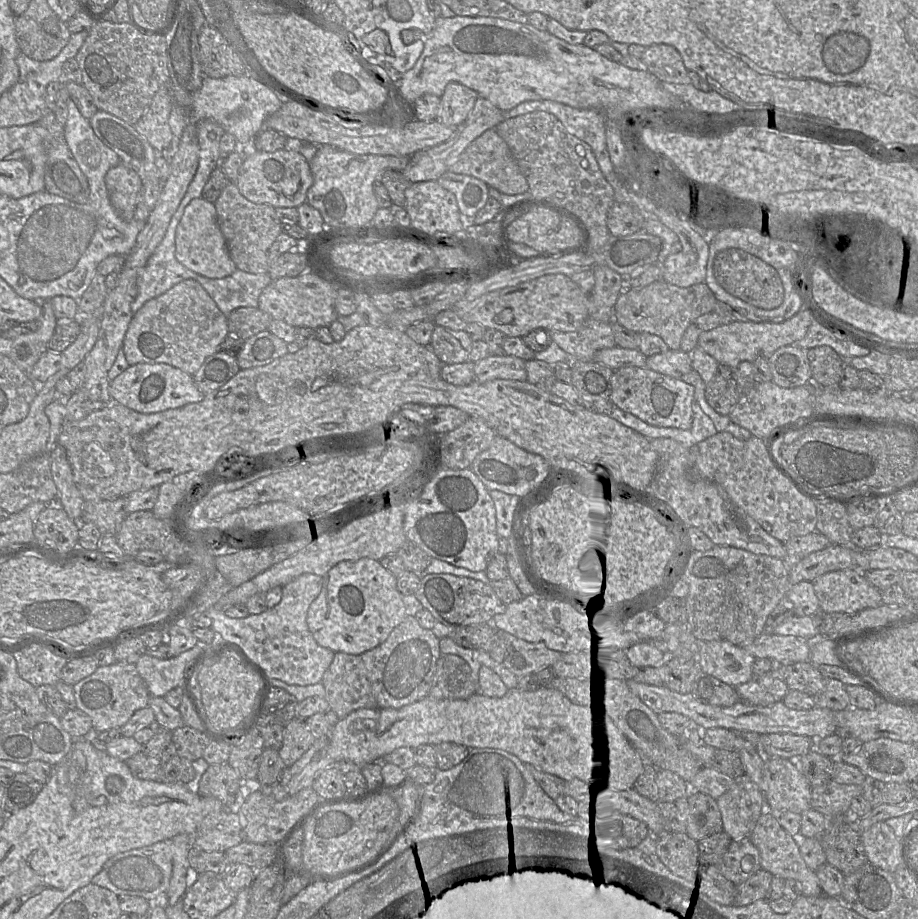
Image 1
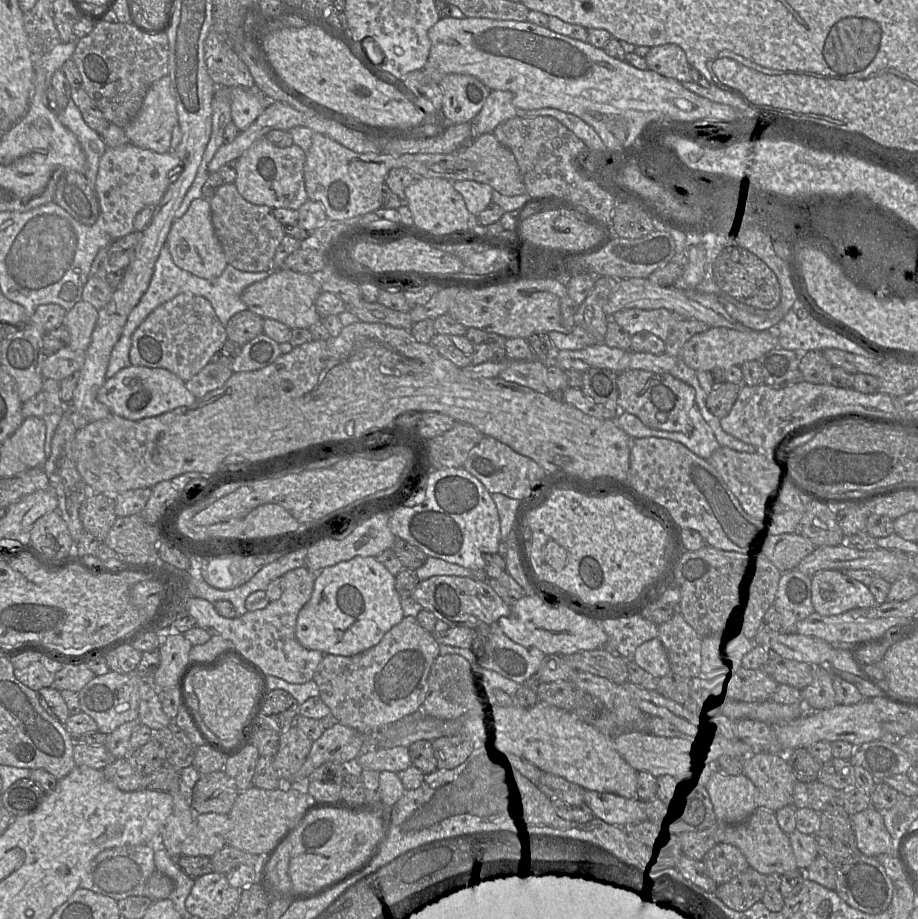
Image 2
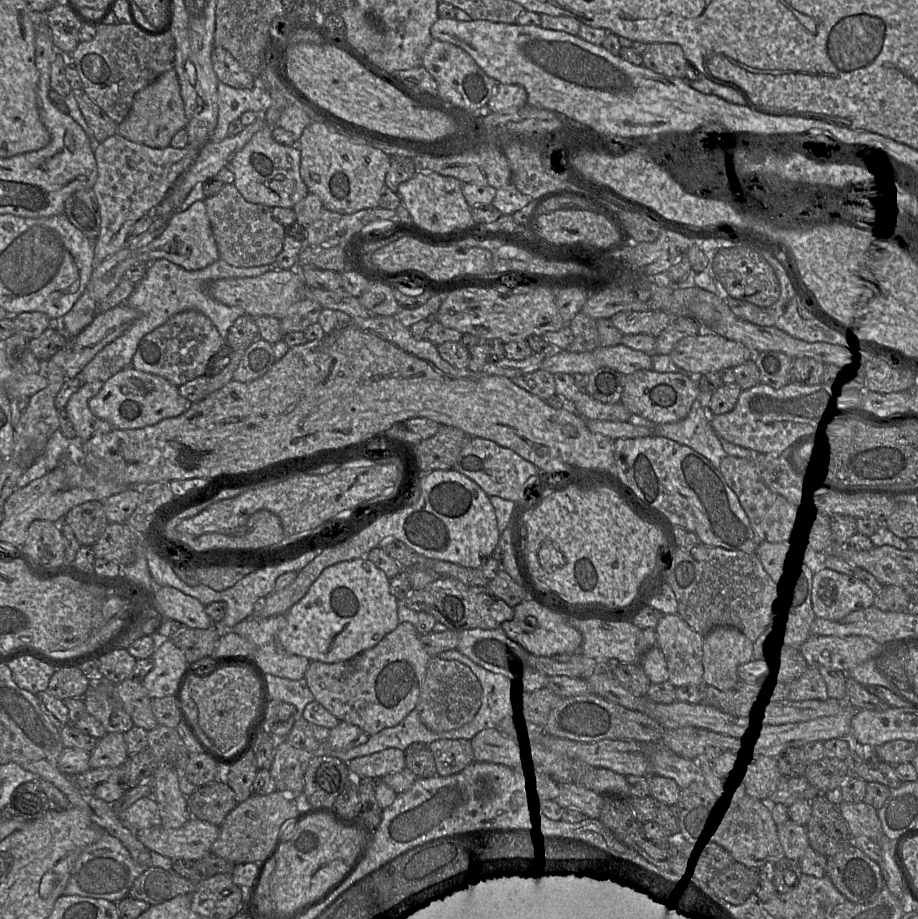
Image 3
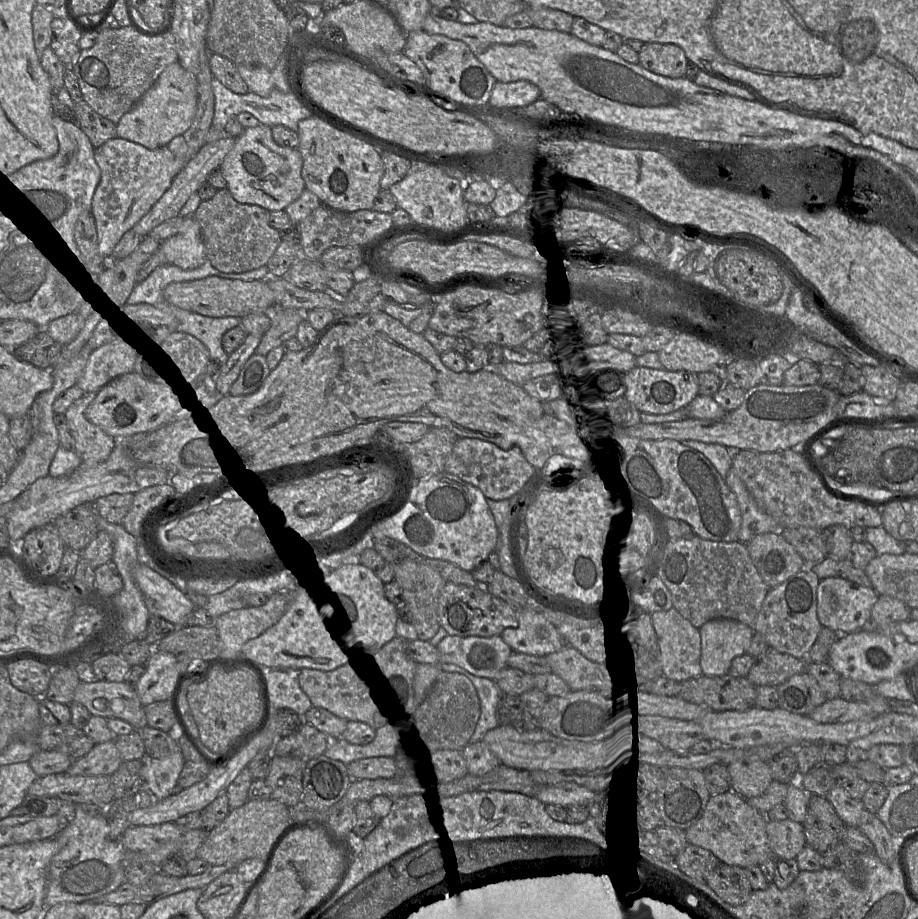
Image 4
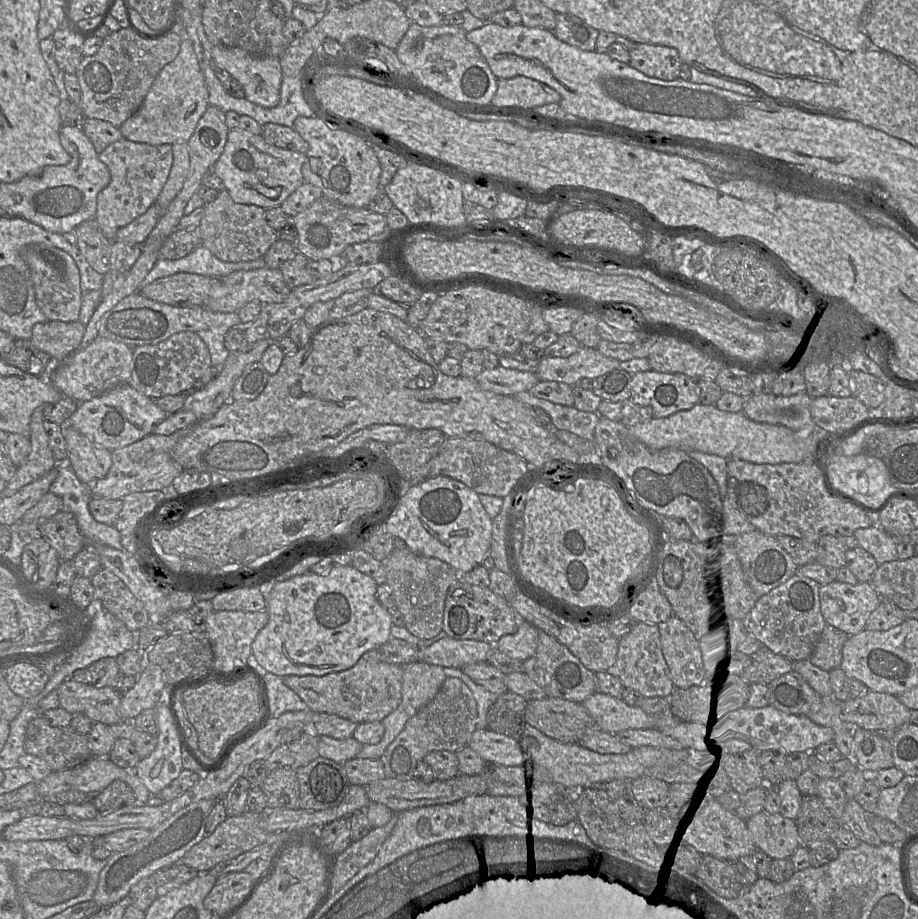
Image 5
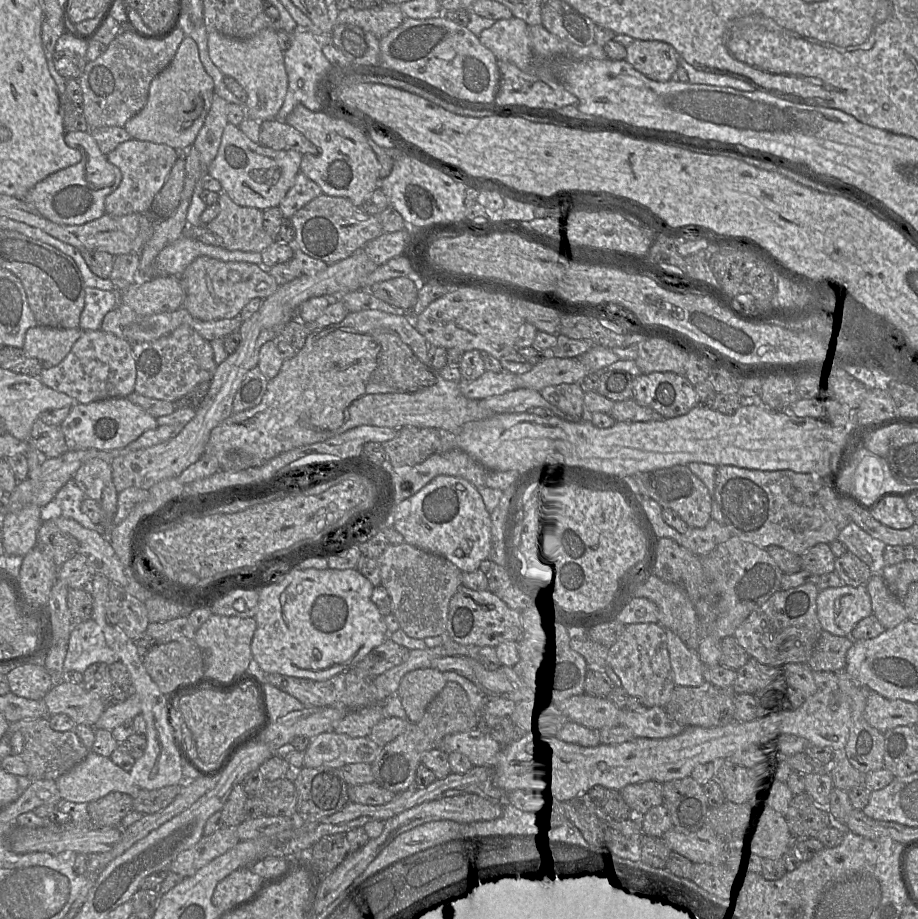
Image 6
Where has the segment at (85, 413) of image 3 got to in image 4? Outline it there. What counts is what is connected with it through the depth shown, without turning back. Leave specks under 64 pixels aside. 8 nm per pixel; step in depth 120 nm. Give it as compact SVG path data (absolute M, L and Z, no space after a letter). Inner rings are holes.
M97 392L84 393L65 412L69 431L74 440L74 450L87 465L106 461L117 445L117 440L85 417L85 411Z

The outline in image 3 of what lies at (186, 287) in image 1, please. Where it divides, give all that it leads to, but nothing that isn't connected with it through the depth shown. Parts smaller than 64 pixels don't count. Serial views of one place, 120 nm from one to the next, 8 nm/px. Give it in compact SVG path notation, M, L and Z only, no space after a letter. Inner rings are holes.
M184 311L146 334L138 344L132 367L162 376L177 387L206 374L210 358L225 344L212 321L198 311Z

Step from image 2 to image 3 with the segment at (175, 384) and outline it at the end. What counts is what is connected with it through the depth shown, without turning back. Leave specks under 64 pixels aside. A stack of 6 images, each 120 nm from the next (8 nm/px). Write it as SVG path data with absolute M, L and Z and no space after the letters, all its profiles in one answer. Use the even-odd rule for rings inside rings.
M127 367L106 380L99 393L91 398L89 408L98 418L117 429L139 429L154 425L165 418L184 413L191 402L166 378Z

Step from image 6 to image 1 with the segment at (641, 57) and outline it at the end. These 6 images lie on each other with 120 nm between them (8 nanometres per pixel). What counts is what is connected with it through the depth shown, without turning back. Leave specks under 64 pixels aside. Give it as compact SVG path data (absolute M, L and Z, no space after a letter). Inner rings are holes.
M658 44L647 47L641 60L648 66L648 72L661 82L691 84L689 71L680 53L671 45Z

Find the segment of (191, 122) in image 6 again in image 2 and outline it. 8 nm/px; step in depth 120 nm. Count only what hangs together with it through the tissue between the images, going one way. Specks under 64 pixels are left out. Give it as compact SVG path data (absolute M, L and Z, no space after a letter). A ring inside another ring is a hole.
M169 75L149 88L136 117L124 127L129 143L156 153L170 151L173 128L178 125L176 100Z

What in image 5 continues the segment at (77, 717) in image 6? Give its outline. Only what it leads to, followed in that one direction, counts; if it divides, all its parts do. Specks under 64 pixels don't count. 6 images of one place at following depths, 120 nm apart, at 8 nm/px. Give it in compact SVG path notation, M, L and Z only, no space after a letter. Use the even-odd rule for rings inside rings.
M69 678L57 688L57 693L59 707L71 714L83 713L94 723L109 726L123 721L119 715L122 695L113 687L97 688Z

